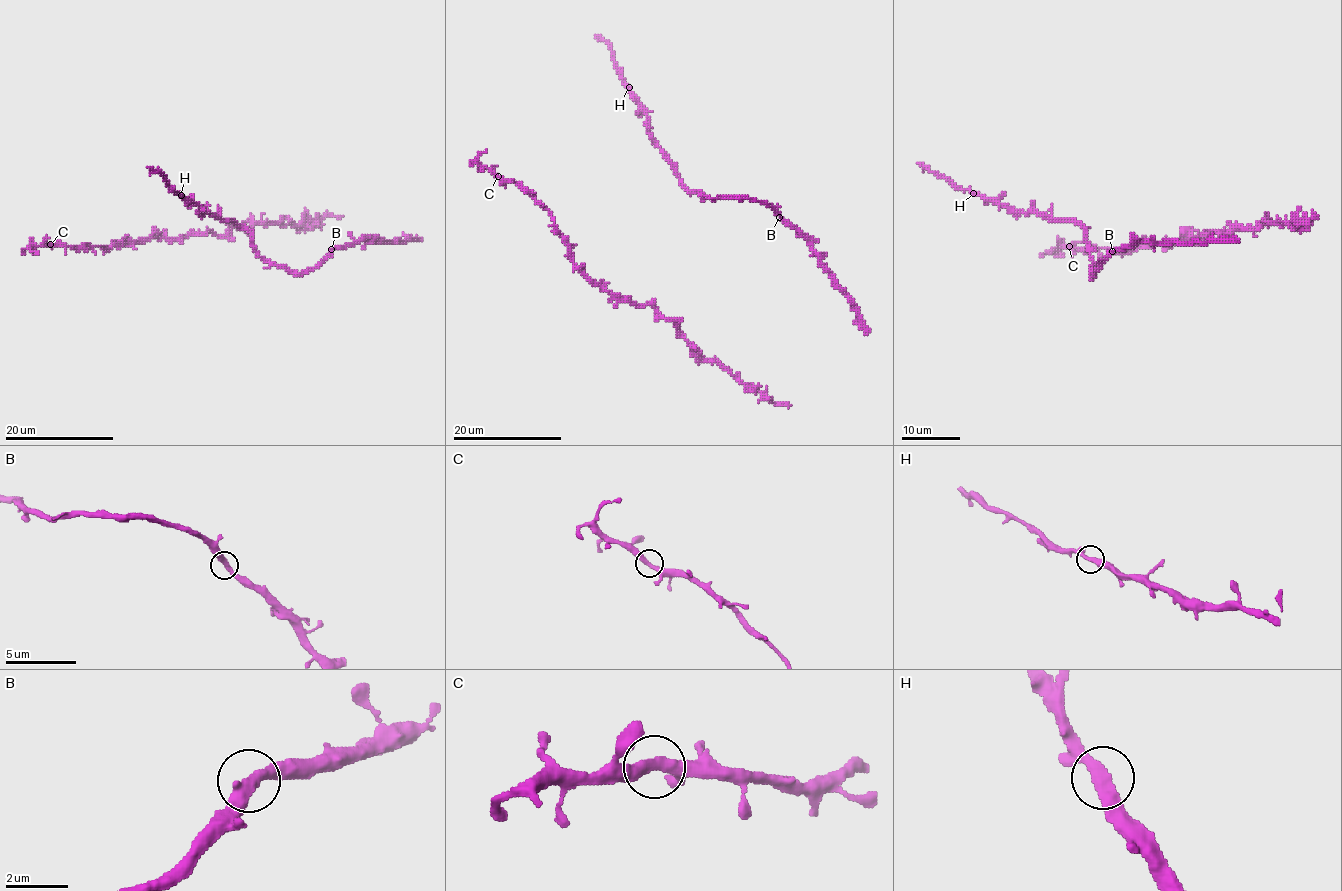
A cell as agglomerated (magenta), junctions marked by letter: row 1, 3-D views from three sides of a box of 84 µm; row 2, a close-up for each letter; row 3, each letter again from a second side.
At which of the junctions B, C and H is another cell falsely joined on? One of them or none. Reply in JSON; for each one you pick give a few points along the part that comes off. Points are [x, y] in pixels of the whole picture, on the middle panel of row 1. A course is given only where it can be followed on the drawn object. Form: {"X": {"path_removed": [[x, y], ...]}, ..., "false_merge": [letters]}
{"false_merge": []}

